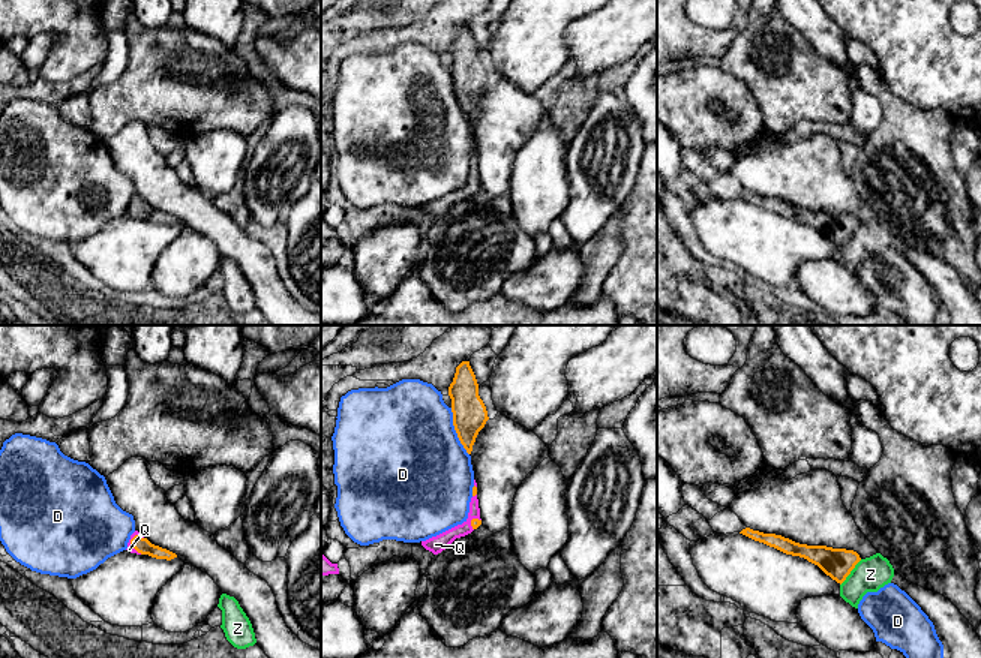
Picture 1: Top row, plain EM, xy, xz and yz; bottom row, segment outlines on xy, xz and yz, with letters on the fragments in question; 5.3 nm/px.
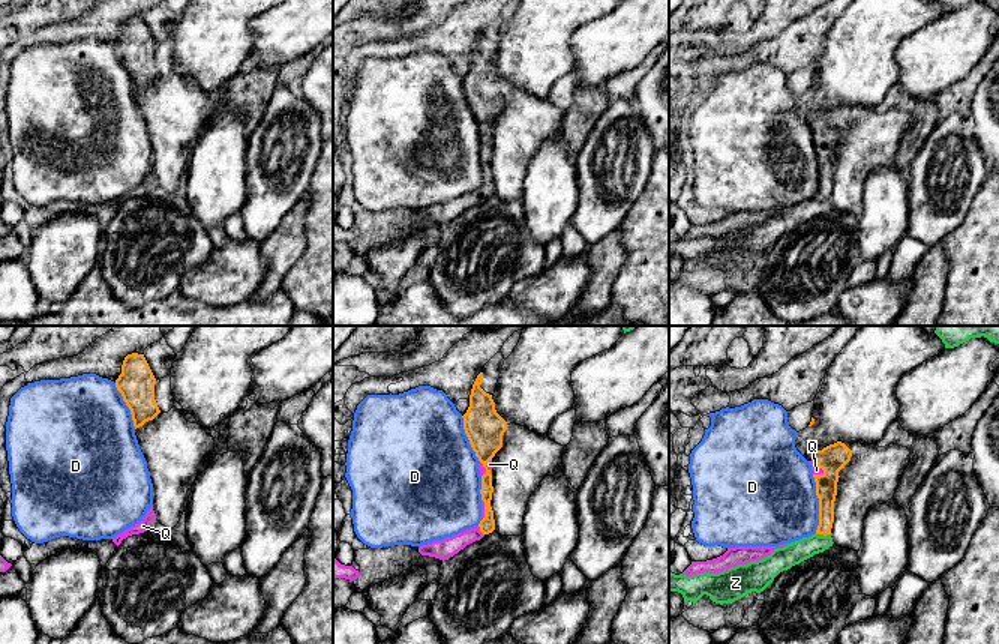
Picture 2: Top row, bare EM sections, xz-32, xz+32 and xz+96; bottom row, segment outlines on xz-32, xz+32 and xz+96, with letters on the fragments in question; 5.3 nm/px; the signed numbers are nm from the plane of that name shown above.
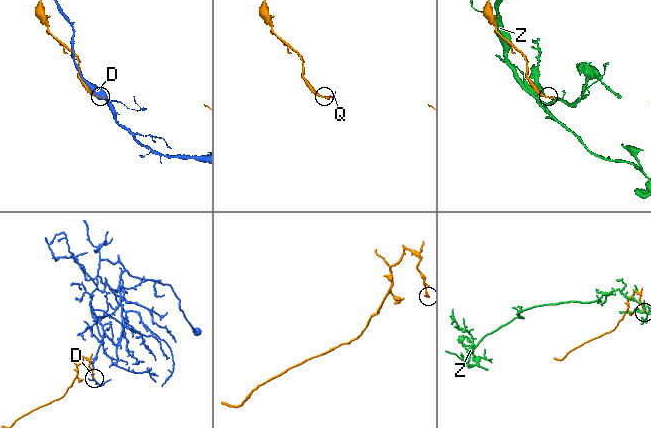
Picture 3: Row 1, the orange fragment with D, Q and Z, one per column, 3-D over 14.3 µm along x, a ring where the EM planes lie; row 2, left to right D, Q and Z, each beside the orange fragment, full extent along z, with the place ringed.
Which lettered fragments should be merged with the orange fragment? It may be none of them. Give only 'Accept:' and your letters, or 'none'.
Accept: Q

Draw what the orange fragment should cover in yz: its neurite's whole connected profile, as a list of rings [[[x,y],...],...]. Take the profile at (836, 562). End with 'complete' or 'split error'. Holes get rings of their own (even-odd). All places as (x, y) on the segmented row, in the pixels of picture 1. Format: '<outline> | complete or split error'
[[[750,528],[742,529],[740,534],[774,547],[786,555],[807,559],[840,585],[861,561],[860,555],[854,550],[800,544],[782,535],[764,534]]] | complete

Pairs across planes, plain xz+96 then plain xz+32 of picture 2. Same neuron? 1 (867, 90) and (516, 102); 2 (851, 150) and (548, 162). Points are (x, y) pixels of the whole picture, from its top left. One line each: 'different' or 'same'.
1: different
2: different

